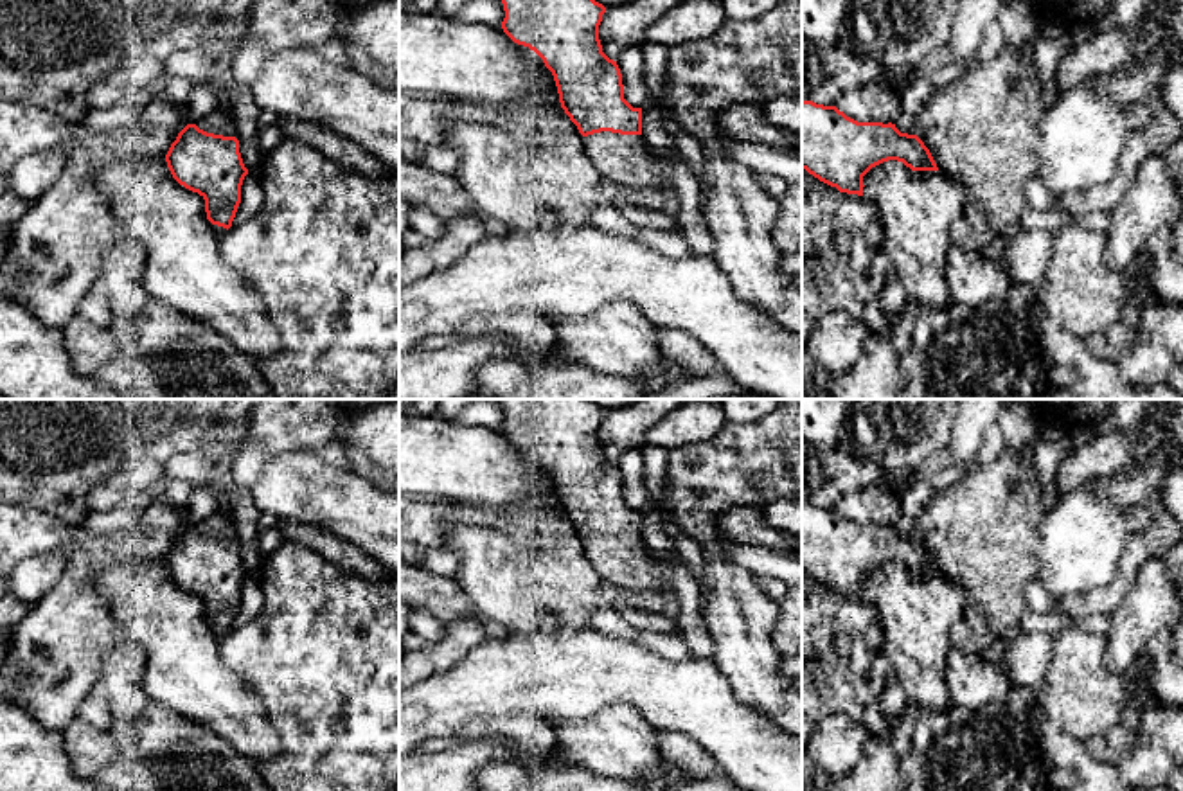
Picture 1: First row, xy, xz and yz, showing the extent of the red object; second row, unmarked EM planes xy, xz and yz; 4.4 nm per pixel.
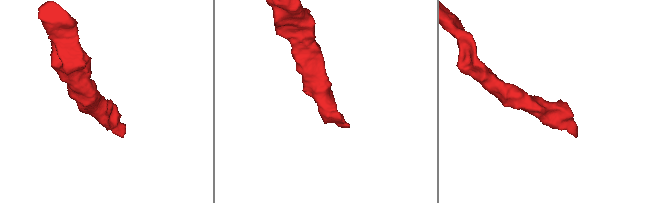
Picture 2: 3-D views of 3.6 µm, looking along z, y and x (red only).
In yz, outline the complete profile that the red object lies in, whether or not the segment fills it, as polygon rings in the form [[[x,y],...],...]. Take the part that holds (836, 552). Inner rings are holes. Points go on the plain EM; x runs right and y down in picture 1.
[[[802,503],[802,572],[840,595],[863,599],[863,579],[876,568],[897,563],[912,573],[938,573],[917,538],[901,536],[888,525],[858,525],[836,509]]]

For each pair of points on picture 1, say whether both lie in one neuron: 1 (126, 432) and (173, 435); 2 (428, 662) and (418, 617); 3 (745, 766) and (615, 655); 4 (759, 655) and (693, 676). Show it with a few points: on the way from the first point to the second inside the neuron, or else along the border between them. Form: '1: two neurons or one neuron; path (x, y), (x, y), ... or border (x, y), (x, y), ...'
1: one neuron; path (137, 423), (162, 425)
2: two neurons; border (446, 624), (439, 639), (426, 642)
3: one neuron; path (714, 734), (676, 696), (648, 682)
4: two neurons; border (711, 657), (739, 703)

